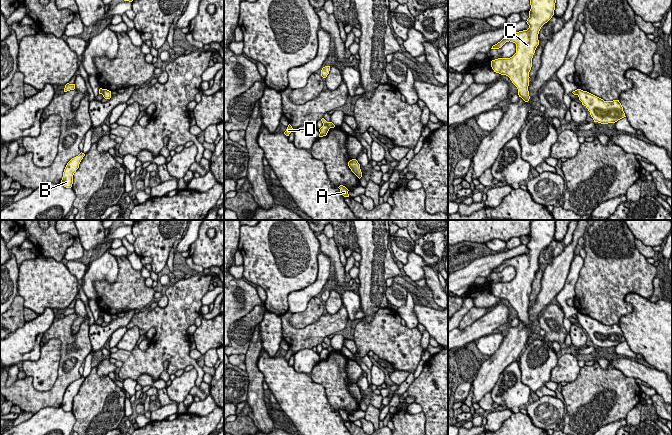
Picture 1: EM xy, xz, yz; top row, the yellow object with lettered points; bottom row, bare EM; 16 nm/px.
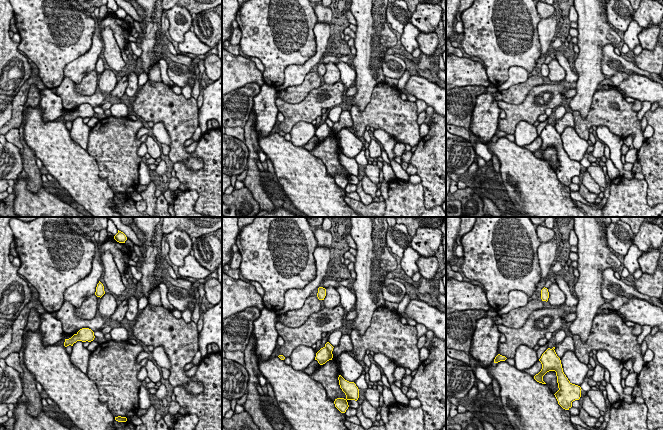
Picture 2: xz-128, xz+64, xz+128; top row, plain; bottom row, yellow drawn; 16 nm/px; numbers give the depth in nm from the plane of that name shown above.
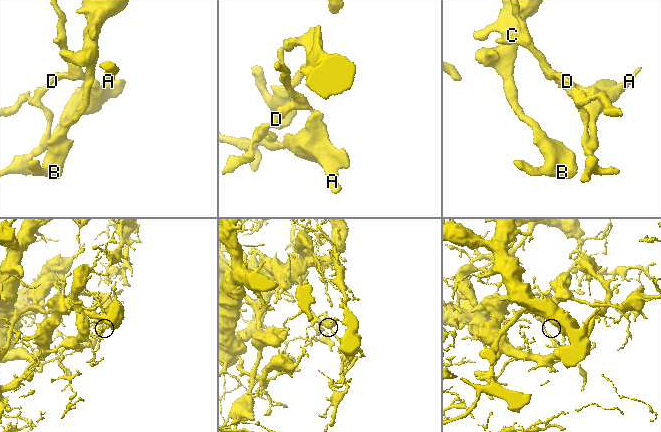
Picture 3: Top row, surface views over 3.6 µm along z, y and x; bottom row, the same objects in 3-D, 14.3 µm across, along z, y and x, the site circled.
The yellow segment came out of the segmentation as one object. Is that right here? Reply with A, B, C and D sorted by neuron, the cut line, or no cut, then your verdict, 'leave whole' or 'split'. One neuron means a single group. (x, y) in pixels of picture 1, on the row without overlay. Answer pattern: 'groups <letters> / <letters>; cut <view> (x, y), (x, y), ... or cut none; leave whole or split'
groups A B C / D; cut xz (323, 348), (329, 352); split

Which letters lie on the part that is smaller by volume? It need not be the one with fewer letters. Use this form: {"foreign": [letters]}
{"foreign": ["D"]}

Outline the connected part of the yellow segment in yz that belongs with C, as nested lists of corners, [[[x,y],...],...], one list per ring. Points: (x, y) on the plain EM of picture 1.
[[[533,220],[530,223],[531,233],[527,254],[519,255],[504,261],[491,273],[499,273],[506,266],[516,268],[516,277],[510,282],[498,282],[491,285],[494,296],[506,299],[518,313],[518,319],[525,326],[530,323],[529,296],[532,291],[532,282],[539,269],[538,258],[541,251],[554,239],[556,220]]]

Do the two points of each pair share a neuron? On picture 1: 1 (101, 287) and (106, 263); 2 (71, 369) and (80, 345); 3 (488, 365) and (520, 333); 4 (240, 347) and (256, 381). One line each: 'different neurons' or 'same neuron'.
1: different neurons
2: same neuron
3: same neuron
4: different neurons

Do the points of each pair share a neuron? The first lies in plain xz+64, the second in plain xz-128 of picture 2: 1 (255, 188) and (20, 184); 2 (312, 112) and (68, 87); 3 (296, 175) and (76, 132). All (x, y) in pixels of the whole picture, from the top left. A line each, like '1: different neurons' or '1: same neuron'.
1: different neurons
2: same neuron
3: different neurons

